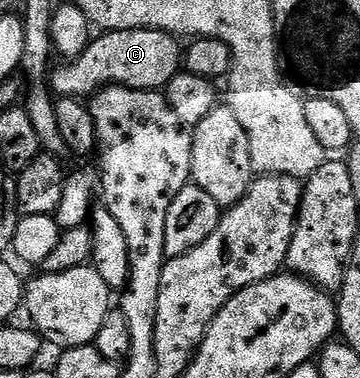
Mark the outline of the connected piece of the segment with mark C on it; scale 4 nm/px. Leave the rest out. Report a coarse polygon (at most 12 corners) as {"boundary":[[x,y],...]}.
{"boundary":[[106,29],[55,66],[63,99],[103,87],[162,91],[184,51],[169,31]]}

